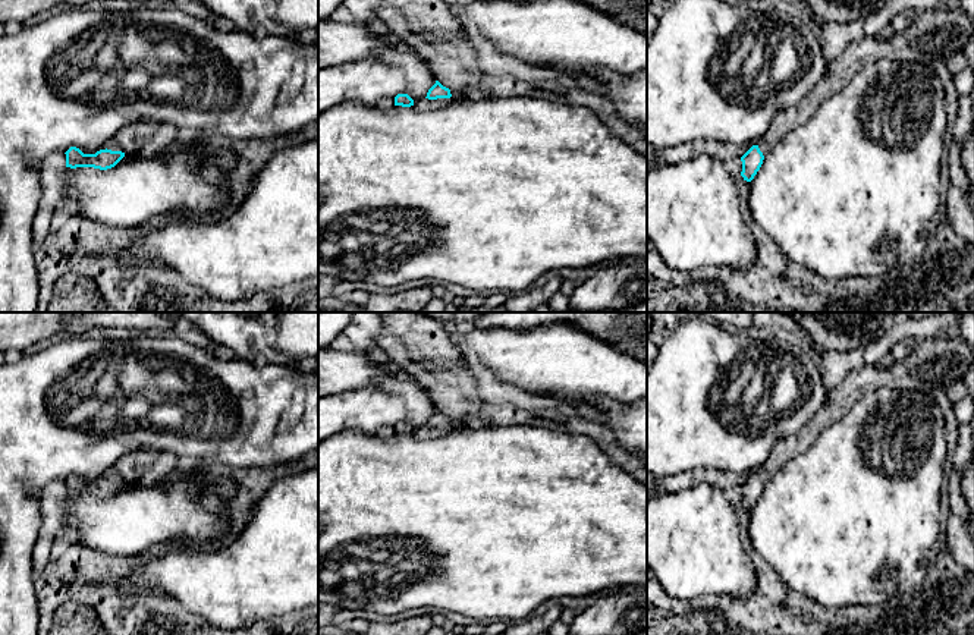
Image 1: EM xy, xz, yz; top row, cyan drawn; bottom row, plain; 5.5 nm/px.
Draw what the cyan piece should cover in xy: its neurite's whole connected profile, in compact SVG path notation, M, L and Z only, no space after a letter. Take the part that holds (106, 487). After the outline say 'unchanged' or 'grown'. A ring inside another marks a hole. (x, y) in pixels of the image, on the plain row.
M113 468L107 469L95 482L84 482L76 475L70 475L65 482L66 496L94 496L100 499L114 496L125 485L125 481L120 480Z | grown

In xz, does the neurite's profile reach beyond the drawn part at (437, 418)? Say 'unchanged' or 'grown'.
grown

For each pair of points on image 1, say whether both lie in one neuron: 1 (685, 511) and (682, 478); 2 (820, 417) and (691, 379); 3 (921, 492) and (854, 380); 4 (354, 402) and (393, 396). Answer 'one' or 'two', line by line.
1: two
2: two
3: two
4: one

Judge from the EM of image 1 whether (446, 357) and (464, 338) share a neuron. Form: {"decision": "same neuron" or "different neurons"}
{"decision": "different neurons"}

